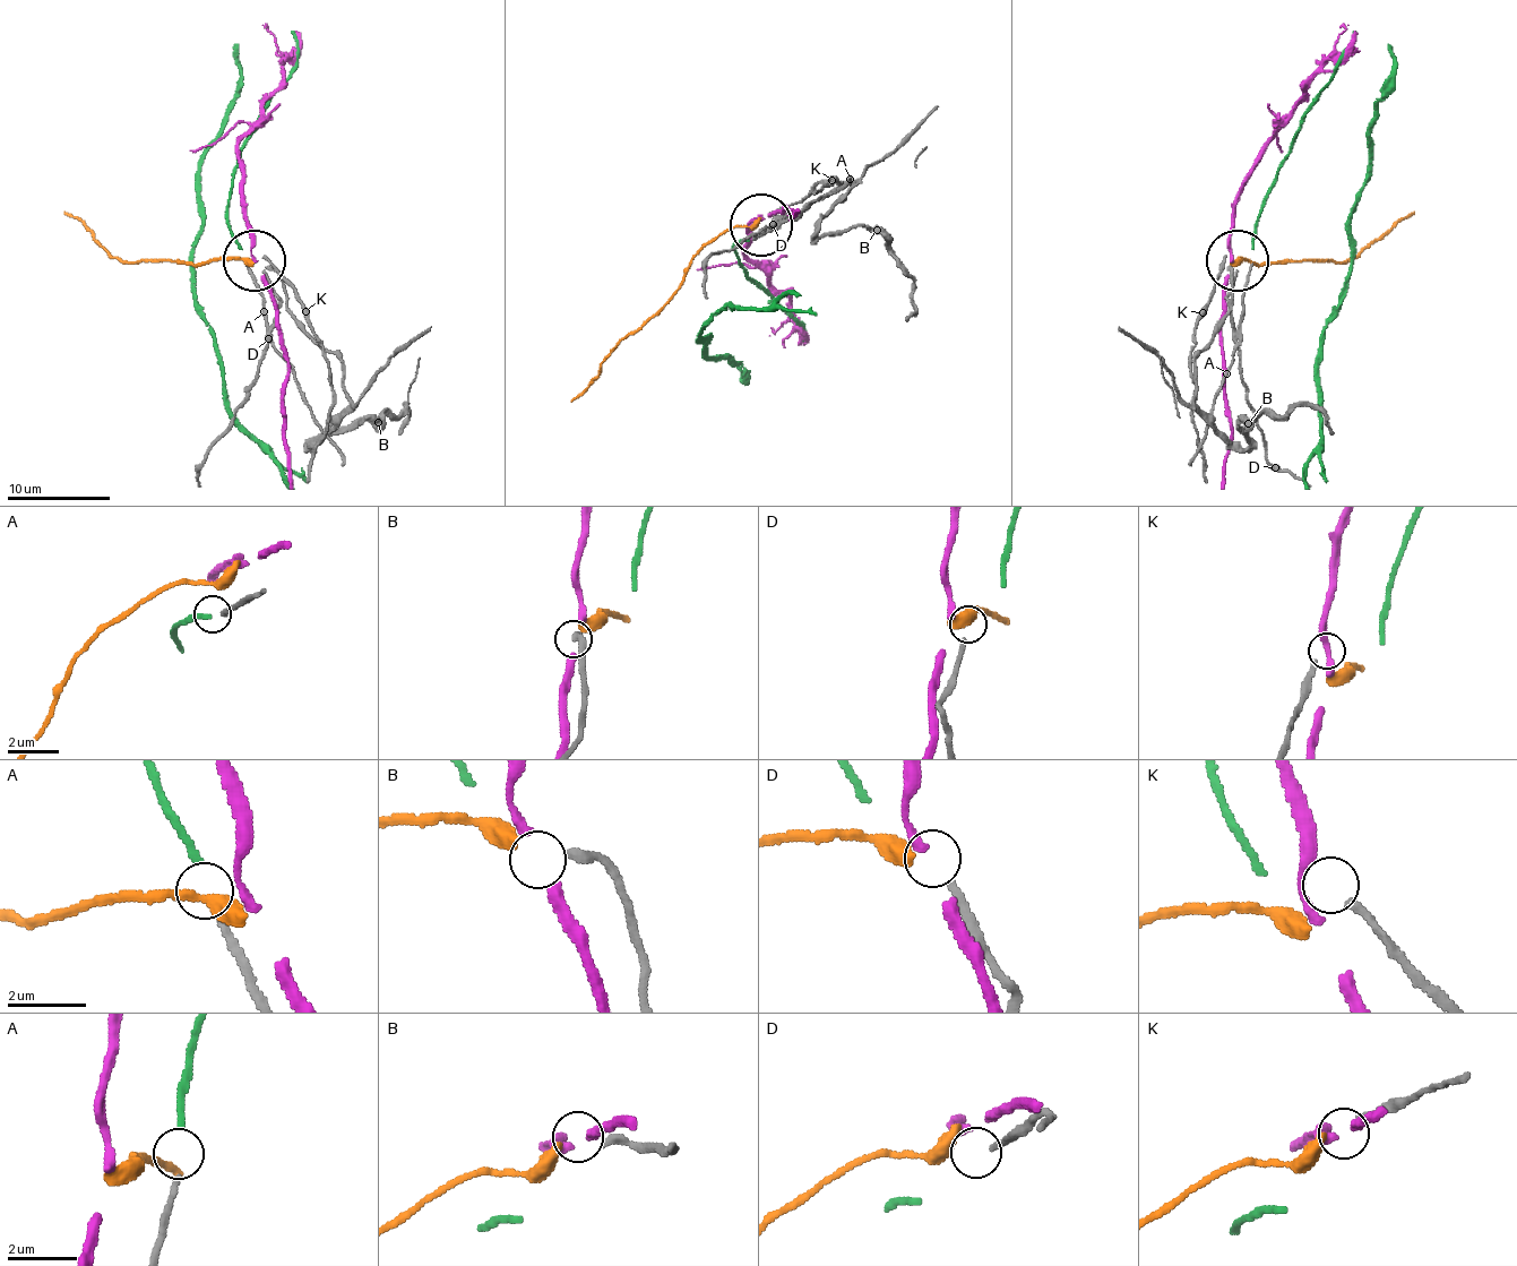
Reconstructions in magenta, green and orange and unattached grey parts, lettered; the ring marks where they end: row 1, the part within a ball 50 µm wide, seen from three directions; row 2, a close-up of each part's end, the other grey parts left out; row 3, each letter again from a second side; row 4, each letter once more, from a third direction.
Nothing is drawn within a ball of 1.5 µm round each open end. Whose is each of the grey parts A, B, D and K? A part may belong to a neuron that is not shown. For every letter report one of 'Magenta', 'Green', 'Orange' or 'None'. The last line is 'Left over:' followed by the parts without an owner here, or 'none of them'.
A: Green
B: Orange
D: None
K: None
Left over: D, K

